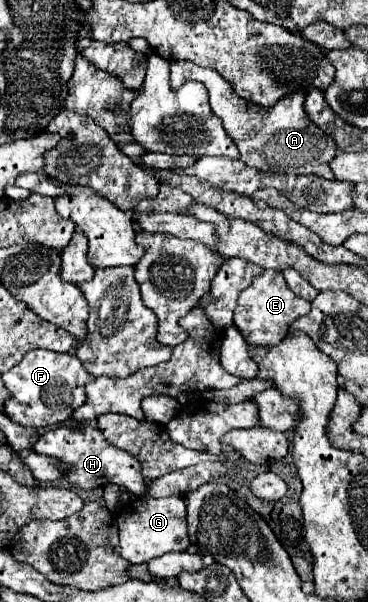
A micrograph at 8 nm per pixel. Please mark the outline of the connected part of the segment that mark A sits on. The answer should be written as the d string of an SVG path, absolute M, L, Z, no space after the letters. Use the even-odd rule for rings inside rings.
M173 61L169 83L171 87L181 87L187 81L201 81L209 91L209 103L213 113L223 121L227 135L235 141L241 153L241 161L249 167L255 167L265 173L293 173L293 175L319 175L325 179L335 179L329 167L329 161L337 155L337 147L333 139L321 131L305 113L305 93L291 93L279 99L271 107L261 107L249 101L243 101L235 95L231 85L221 79L221 75L213 69L199 67L187 61ZM329 147L329 155L327 155Z

